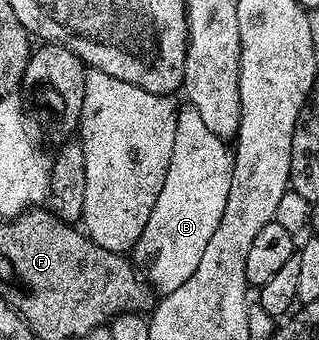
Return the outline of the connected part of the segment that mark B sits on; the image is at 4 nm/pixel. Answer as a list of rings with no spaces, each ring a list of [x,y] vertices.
[[[183,105],[178,111],[175,147],[163,187],[148,224],[132,249],[133,261],[140,266],[142,262],[146,281],[159,295],[180,288],[196,272],[196,264],[200,264],[200,256],[204,256],[204,248],[216,232],[224,204],[228,204],[233,167],[231,147],[200,120],[200,112],[194,106]]]

